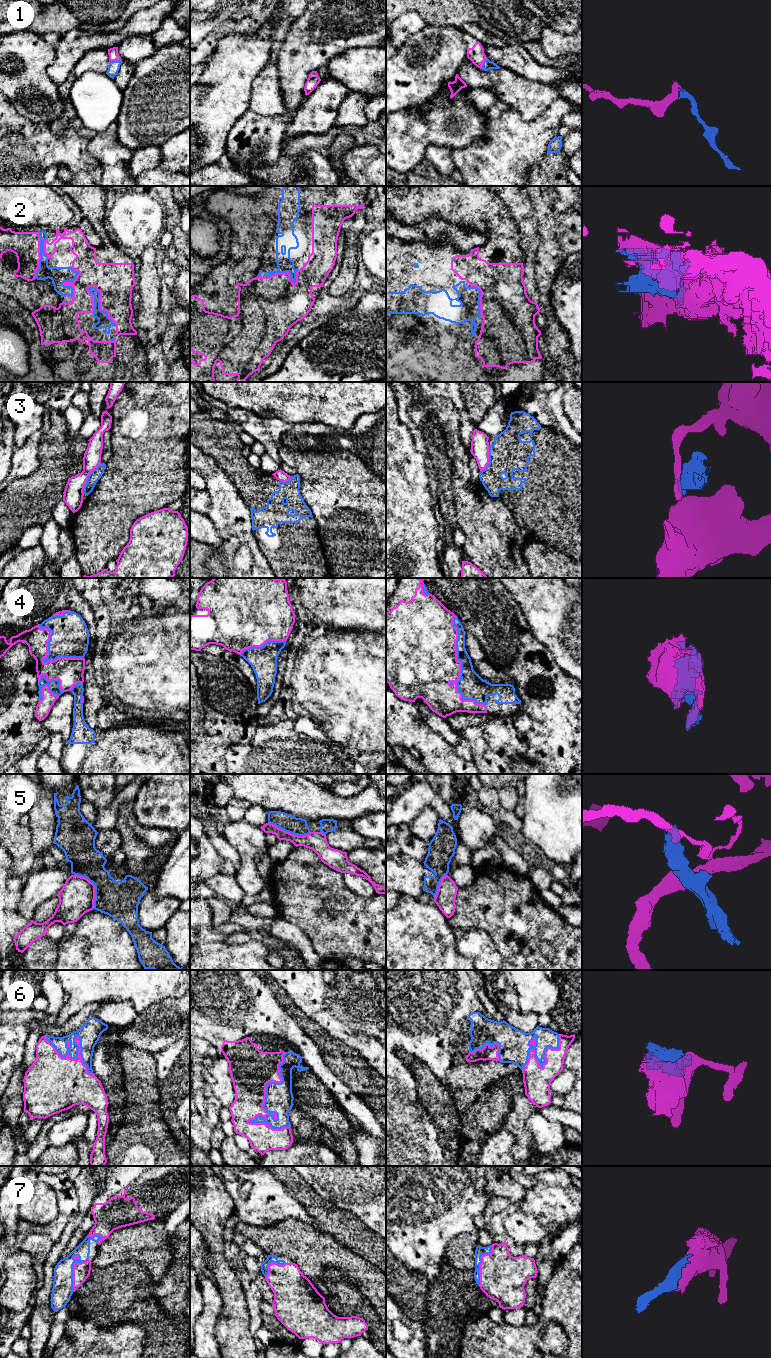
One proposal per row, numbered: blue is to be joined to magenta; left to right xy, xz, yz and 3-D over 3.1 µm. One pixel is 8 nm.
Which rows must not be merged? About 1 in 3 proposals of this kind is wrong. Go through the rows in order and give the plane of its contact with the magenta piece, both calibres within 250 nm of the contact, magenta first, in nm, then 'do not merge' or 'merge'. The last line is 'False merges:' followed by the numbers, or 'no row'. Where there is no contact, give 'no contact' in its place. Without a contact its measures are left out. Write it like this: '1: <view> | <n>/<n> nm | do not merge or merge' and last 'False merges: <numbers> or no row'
1: xy | 80/90 nm | merge
2: xy | 300/100 nm | do not merge
3: xy | 160/90 nm | do not merge
4: yz | 440/200 nm | merge
5: xy | 280/300 nm | do not merge
6: xz | 340/220 nm | merge
7: yz | 360/70 nm | merge
False merges: 2, 3, 5

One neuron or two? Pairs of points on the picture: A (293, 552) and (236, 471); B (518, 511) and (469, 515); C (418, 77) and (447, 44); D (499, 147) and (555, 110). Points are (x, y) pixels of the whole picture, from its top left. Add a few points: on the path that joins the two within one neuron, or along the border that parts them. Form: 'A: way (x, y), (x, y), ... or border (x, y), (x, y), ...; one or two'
A: way (293, 531), (290, 522), (257, 489); one
B: border (493, 496), (498, 496), (501, 499), (520, 526); two
C: way (424, 69), (440, 52); one
D: way (513, 146), (522, 144), (542, 124); one

